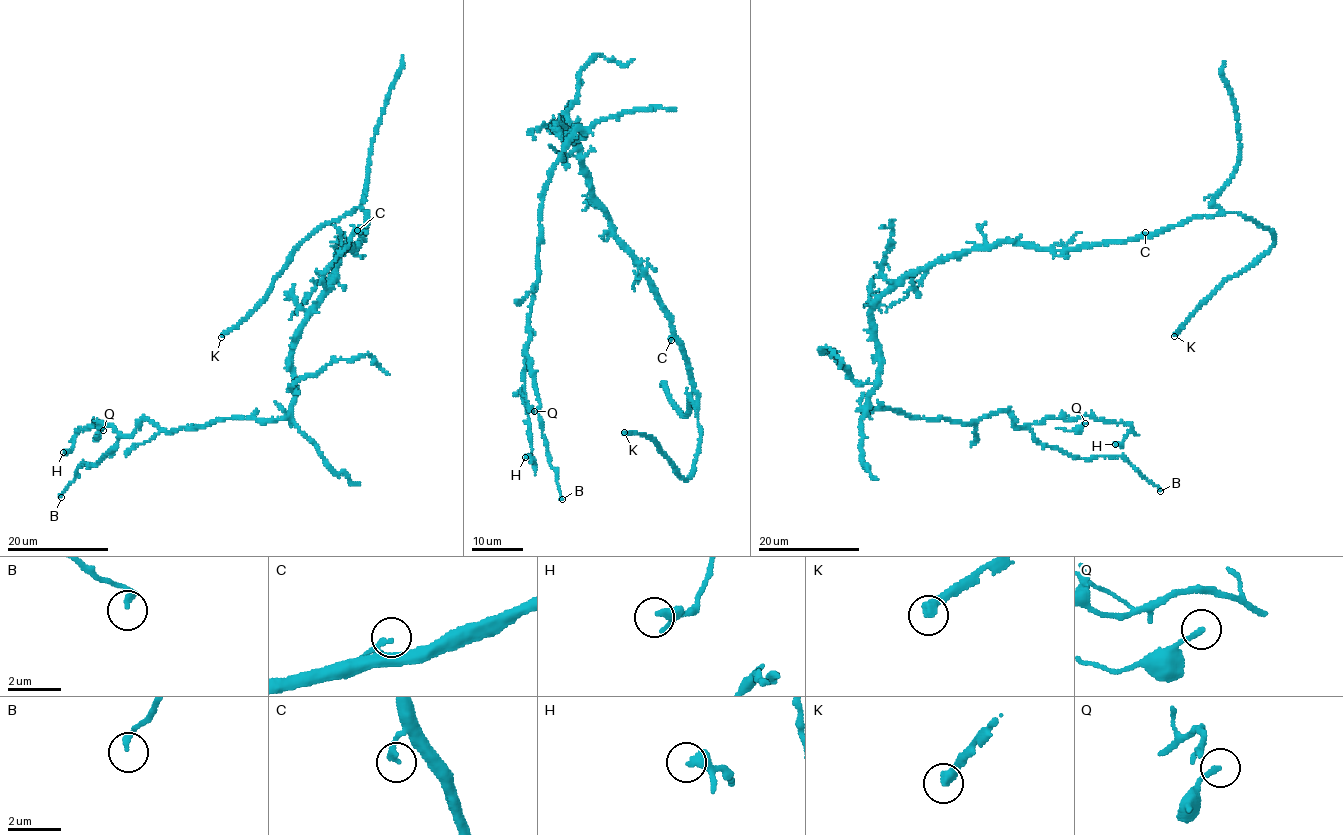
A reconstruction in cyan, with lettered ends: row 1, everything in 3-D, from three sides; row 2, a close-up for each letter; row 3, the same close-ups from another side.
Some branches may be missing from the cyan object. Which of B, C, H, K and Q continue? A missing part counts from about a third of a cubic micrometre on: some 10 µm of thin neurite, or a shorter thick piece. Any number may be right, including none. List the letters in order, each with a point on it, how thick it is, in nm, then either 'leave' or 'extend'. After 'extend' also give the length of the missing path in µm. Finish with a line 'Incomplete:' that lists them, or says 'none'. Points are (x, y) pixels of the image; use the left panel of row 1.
B: (61, 497) | 200 nm | leave
C: (357, 230) | 190 nm | leave
H: (63, 452) | 280 nm | leave
K: (221, 337) | 360 nm | extend | 160 µm
Q: (103, 430) | 180 nm | extend | 20 µm
Incomplete: K, Q

